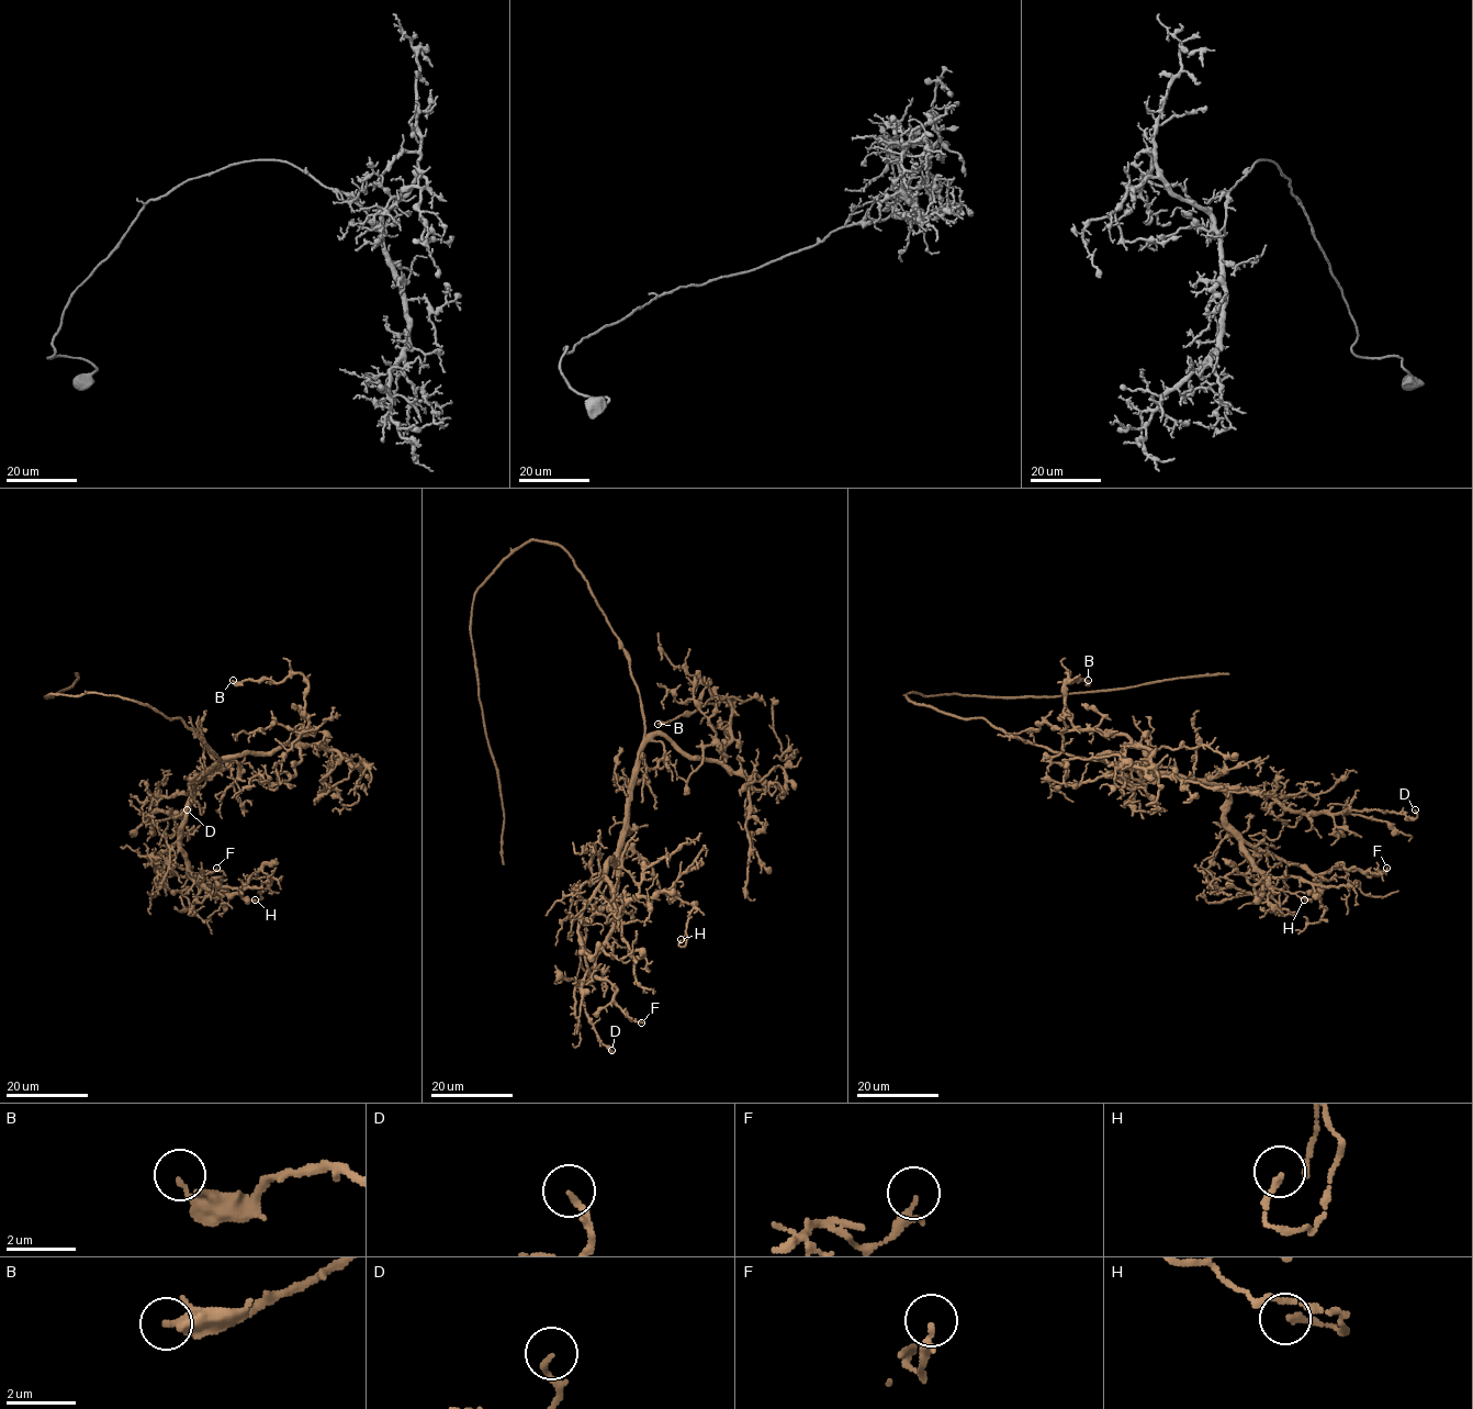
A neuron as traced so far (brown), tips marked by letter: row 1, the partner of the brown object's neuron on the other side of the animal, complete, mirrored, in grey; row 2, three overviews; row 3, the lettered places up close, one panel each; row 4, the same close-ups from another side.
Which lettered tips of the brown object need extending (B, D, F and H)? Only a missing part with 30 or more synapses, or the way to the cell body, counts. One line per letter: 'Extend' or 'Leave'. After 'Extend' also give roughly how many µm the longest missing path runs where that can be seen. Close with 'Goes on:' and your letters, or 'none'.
B: Leave
D: Leave
F: Leave
H: Leave
Goes on: none

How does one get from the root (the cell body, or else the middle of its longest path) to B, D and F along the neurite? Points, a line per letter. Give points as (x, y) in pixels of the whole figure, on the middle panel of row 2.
B: (619, 640), (639, 695), (645, 736), (666, 736), (687, 755), (723, 765), (733, 700), (704, 703), (658, 724)
D: (619, 640), (639, 695), (644, 740), (619, 853), (617, 915), (594, 974), (582, 986), (586, 1016), (611, 1050)
F: (619, 640), (644, 740), (622, 849), (583, 909), (578, 941), (587, 970), (641, 1022)

